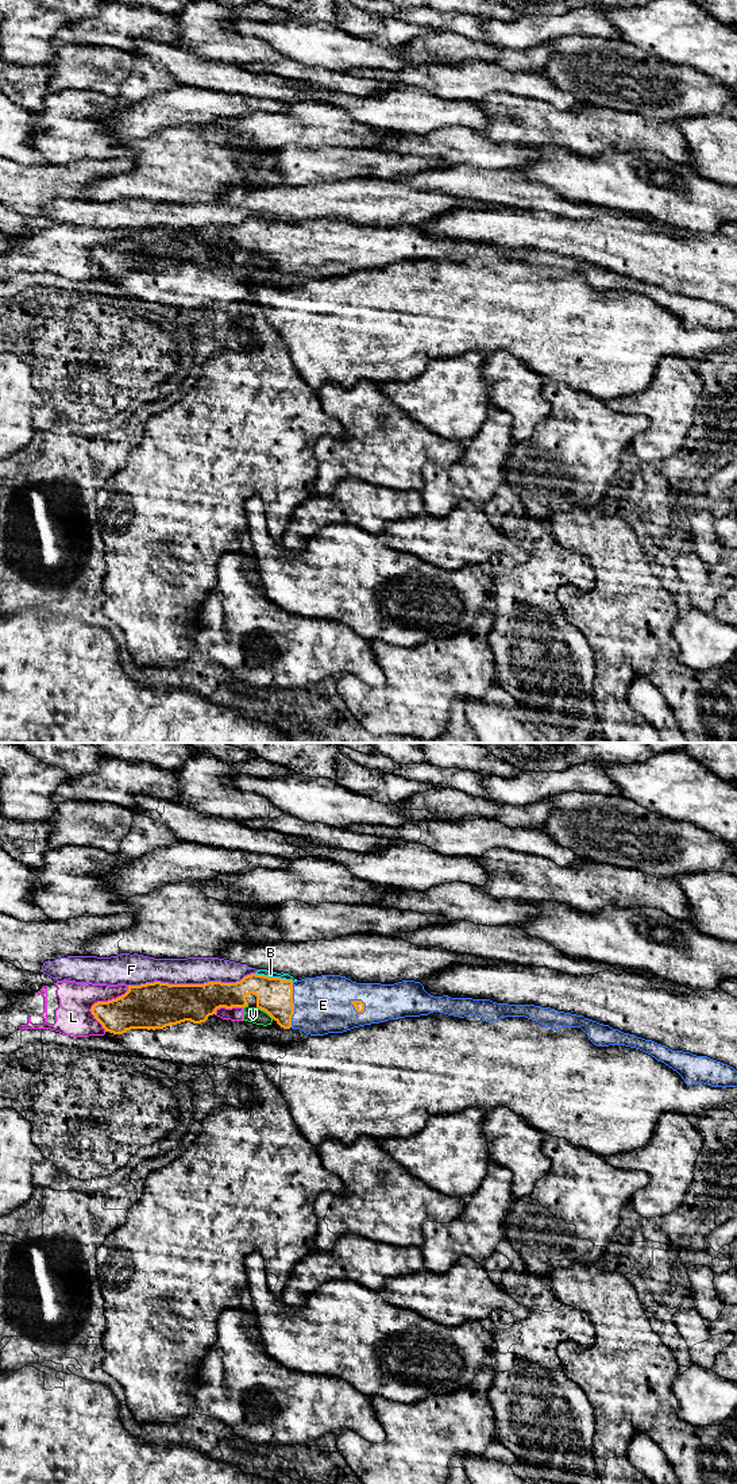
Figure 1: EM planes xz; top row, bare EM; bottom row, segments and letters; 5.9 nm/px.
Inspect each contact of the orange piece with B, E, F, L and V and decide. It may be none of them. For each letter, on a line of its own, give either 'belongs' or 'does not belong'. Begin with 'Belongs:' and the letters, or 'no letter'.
Belongs: E
B: does not belong
E: belongs
F: does not belong
L: does not belong
V: does not belong

